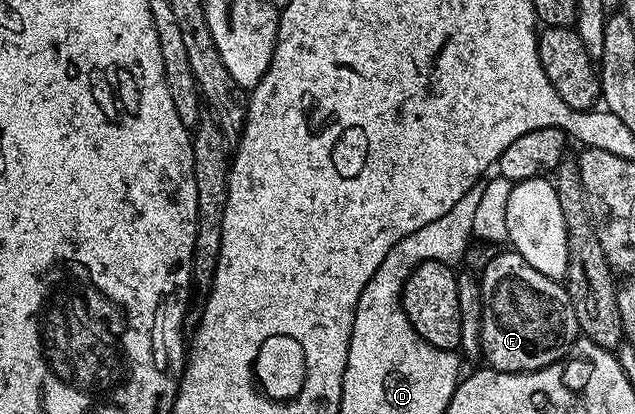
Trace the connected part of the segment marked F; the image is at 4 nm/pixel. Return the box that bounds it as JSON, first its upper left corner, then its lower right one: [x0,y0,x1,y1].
[479,251,579,373]

